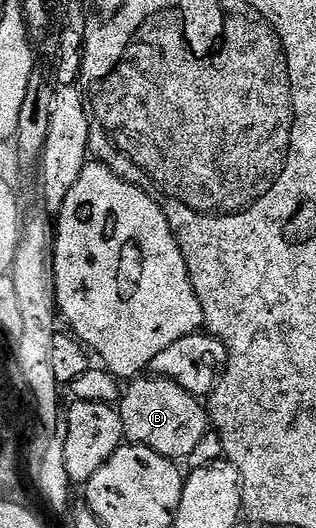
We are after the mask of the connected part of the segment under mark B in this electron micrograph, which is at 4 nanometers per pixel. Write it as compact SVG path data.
M140 375L122 390L117 408L123 420L123 436L130 444L144 445L163 457L186 459L189 451L209 432L204 402L168 377Z

